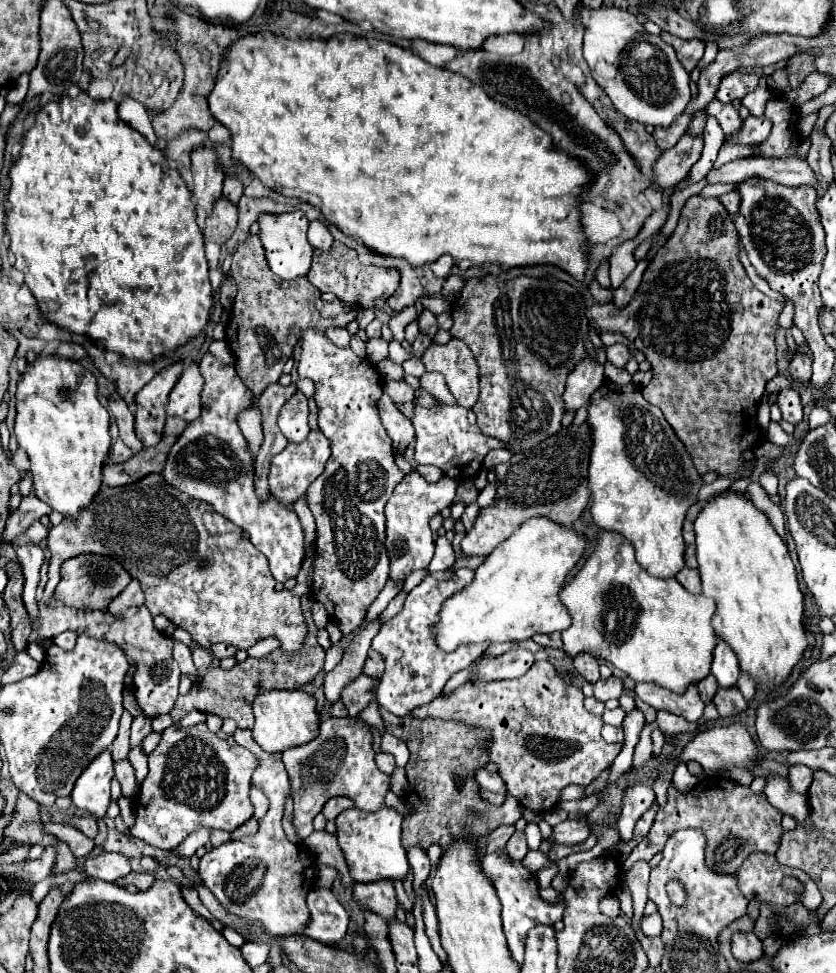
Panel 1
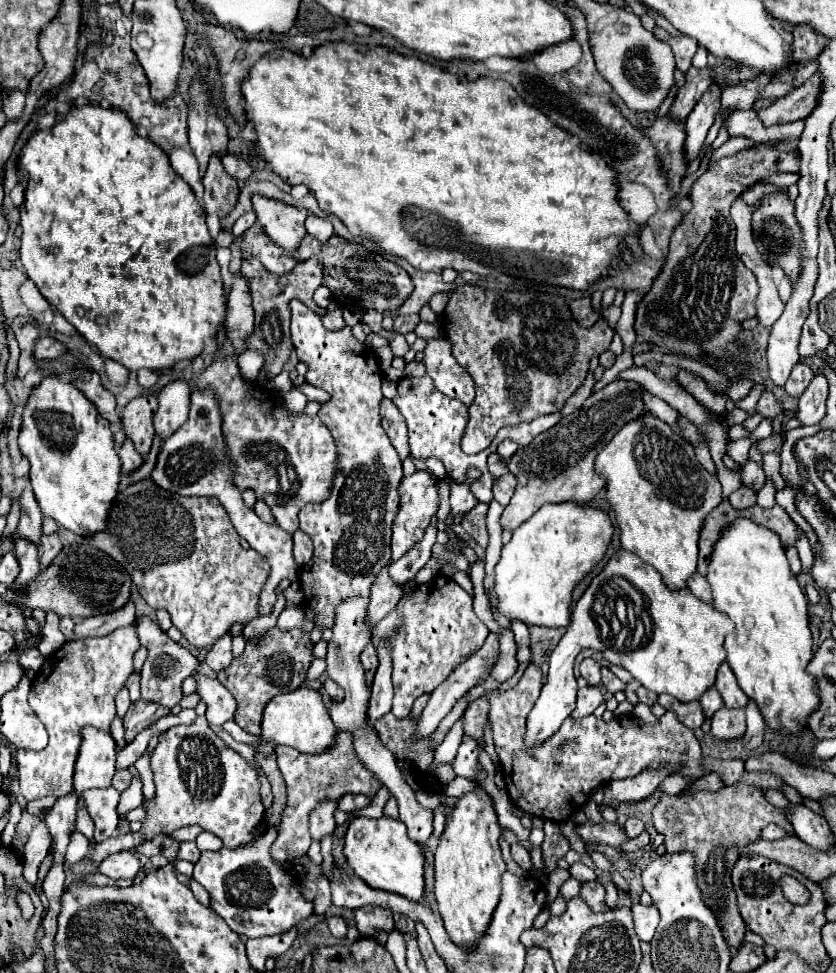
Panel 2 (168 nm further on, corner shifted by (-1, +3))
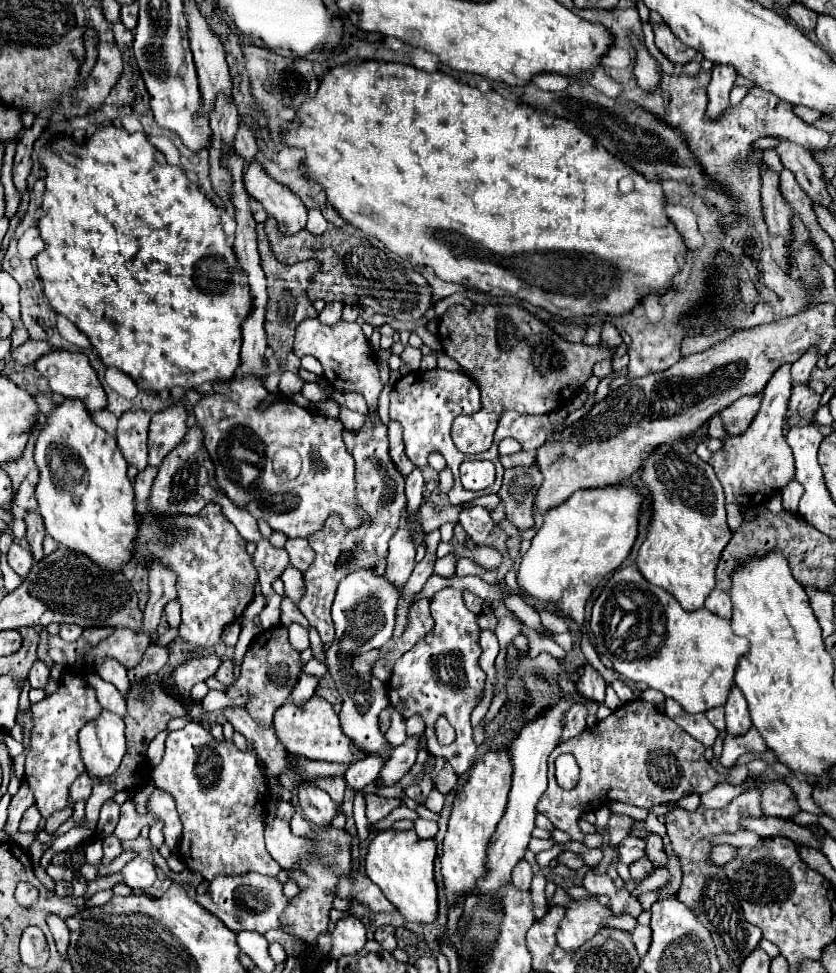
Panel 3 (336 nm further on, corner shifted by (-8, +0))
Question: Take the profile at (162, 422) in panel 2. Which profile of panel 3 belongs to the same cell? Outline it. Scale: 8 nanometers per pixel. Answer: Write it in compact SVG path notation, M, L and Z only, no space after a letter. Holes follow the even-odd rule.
M183 403L171 405L151 417L149 427L149 465L159 467L163 457L179 445L187 433L187 409Z

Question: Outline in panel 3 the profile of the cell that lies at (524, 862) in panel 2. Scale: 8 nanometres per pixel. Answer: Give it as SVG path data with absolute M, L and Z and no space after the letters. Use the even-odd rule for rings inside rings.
M521 859L515 869L513 869L513 875L511 875L511 881L521 887L521 889L529 889L531 887L531 879L533 879L533 869L531 869L531 863Z

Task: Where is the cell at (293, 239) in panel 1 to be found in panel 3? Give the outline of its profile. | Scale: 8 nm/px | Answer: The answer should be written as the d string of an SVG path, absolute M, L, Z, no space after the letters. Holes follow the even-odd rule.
M253 161L243 173L247 193L263 203L265 211L277 219L283 235L295 235L307 225L307 207L297 195L287 191L285 185L267 177L257 161Z

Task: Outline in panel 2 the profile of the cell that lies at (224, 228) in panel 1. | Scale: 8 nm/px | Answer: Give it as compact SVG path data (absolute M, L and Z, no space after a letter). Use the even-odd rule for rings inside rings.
M212 156L204 172L204 210L224 218L238 200L238 182L226 174L220 156Z

